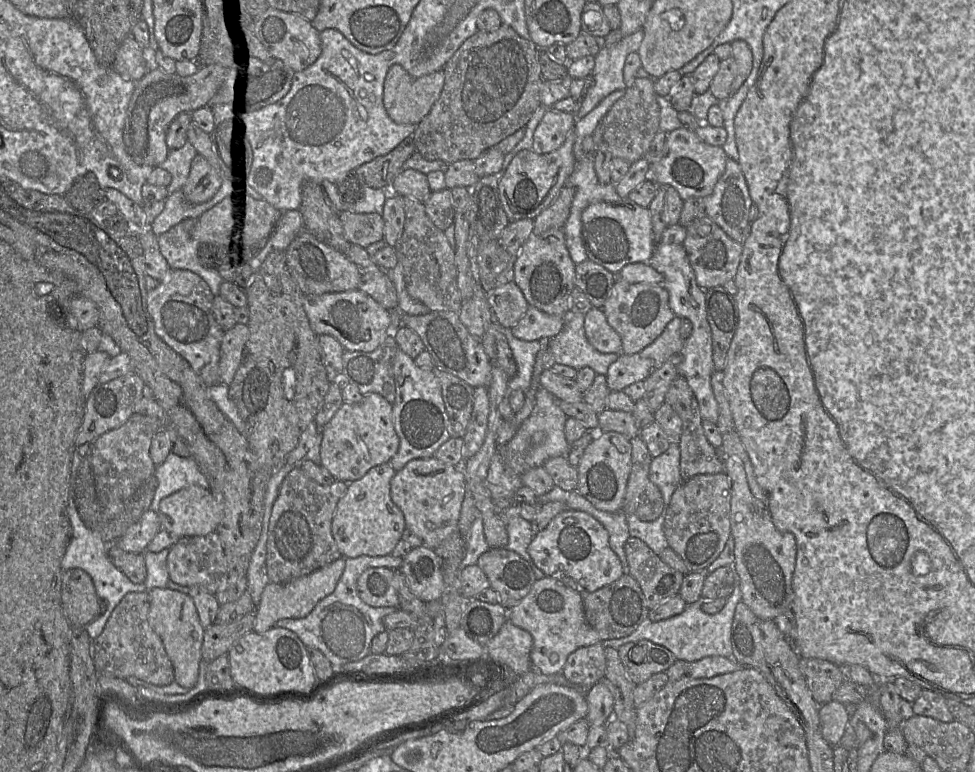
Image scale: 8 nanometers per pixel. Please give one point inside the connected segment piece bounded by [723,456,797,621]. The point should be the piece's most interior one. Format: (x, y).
(765, 558)

